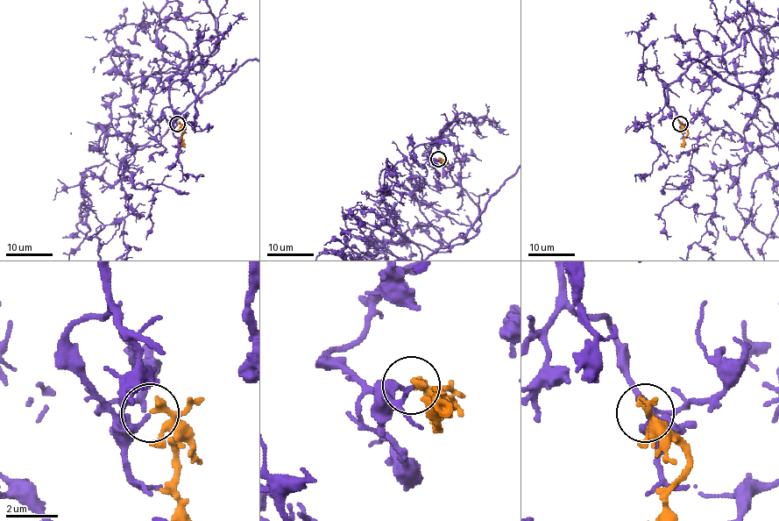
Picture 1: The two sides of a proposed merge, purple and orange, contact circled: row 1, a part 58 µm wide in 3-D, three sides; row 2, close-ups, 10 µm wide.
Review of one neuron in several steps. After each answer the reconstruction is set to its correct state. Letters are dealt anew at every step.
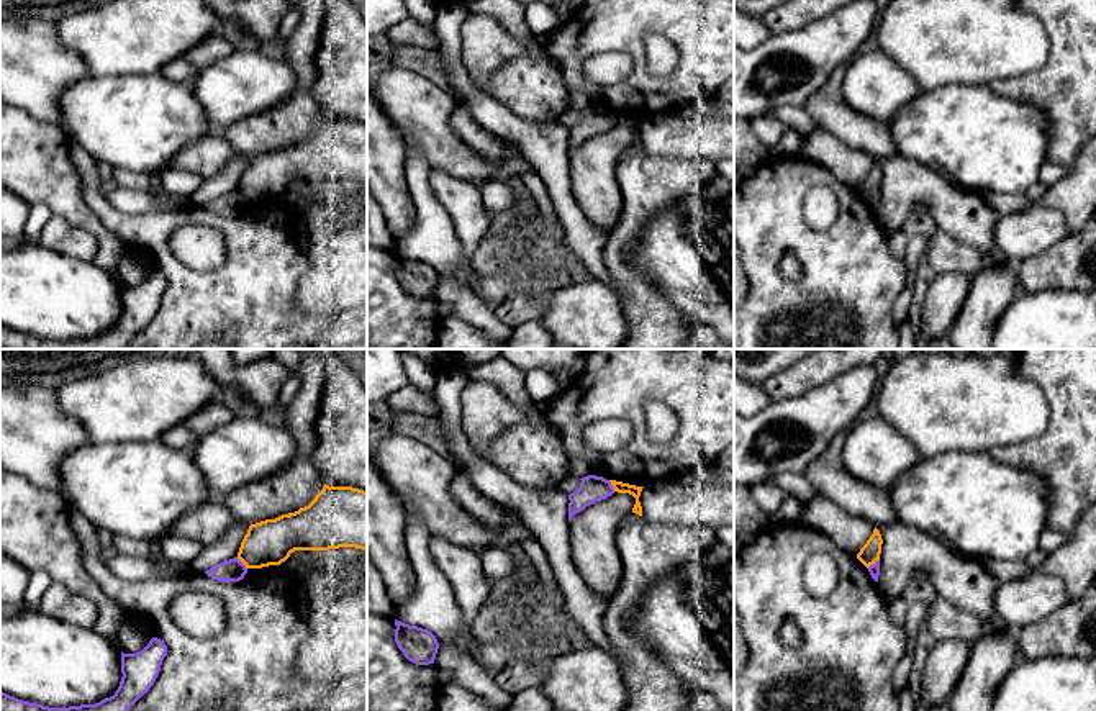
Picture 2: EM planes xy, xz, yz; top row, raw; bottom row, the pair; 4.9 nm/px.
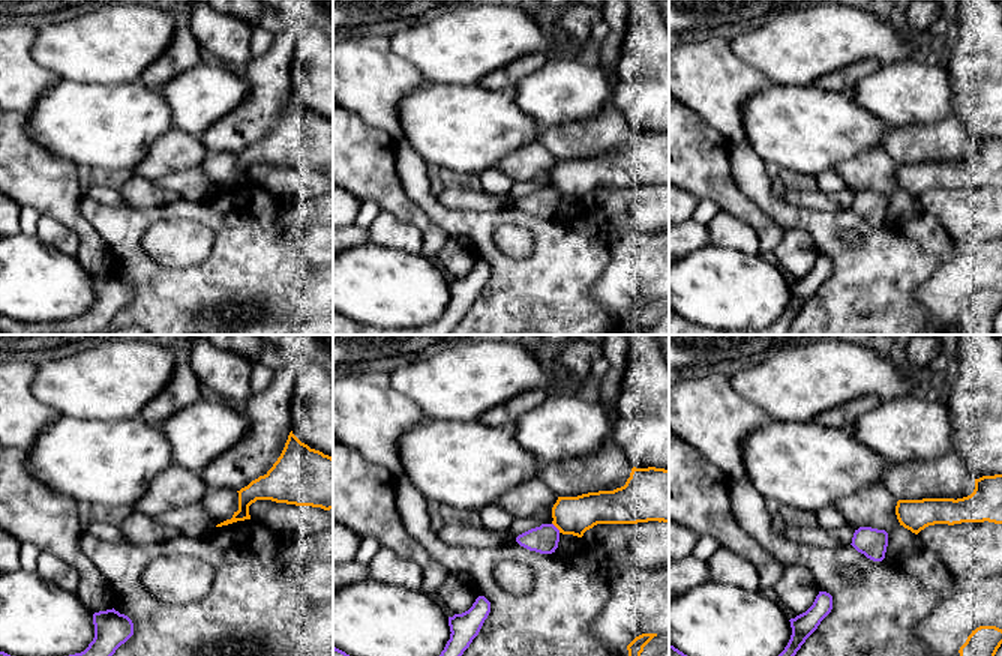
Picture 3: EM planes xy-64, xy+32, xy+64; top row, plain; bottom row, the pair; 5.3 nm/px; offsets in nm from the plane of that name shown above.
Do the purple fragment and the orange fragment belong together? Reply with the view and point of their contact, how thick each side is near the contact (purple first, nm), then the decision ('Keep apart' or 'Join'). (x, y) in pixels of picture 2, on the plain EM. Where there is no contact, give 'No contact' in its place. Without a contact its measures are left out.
Touches purple at xy (243, 197). Thickness 110 nm (purple) against 220 nm. Keep apart

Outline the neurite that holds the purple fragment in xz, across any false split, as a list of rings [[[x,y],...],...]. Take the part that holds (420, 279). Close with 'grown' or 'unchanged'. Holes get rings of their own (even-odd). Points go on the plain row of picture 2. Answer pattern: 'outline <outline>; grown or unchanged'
outline [[[396,252],[395,259],[395,275],[410,295],[416,298],[434,297],[439,275],[431,264]]]; unchanged

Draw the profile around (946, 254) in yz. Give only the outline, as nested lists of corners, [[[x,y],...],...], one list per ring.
[[[942,229],[929,238],[926,254],[935,275],[962,272],[971,279],[993,264],[988,254],[957,241]]]

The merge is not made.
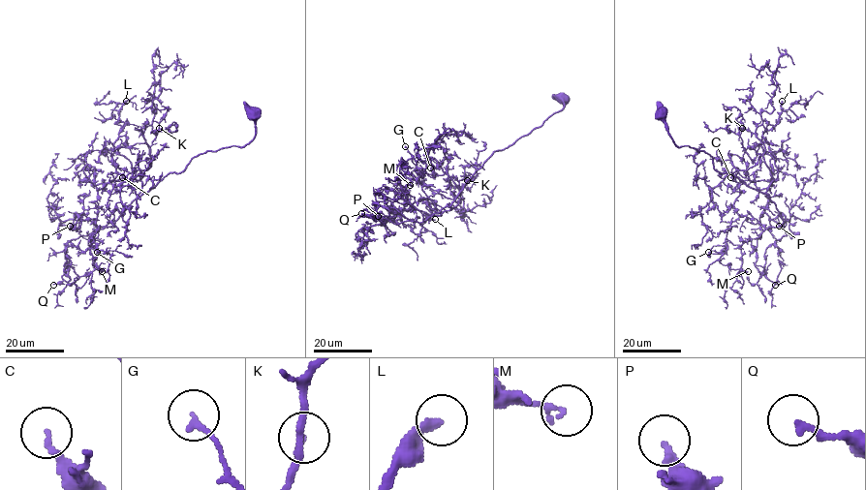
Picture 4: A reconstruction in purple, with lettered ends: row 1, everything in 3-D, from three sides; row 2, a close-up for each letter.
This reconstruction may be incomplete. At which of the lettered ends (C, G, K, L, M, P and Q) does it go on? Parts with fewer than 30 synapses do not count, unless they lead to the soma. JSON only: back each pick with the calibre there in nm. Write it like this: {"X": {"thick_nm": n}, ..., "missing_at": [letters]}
{"L": {"thick_nm": 240}, "missing_at": ["L"]}

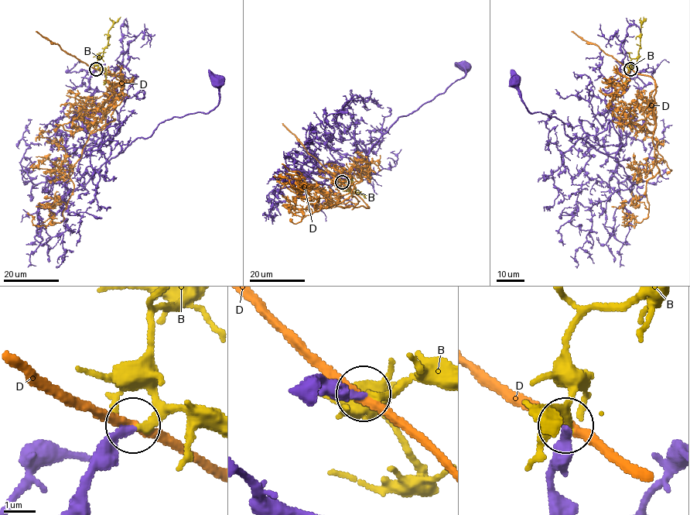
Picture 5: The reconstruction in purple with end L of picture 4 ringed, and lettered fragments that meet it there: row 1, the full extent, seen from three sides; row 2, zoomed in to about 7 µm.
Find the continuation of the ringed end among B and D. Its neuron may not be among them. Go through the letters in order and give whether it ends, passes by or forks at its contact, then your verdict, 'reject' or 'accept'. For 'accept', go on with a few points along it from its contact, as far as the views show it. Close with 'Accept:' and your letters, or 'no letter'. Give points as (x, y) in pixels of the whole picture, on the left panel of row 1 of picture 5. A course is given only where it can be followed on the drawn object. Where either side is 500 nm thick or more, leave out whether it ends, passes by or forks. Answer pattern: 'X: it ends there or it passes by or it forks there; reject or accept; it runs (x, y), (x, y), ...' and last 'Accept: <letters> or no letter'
B: it passes by; accept; it runs (96, 69), (97, 59), (107, 45), (107, 31), (121, 17)
D: it passes by; reject
Accept: B

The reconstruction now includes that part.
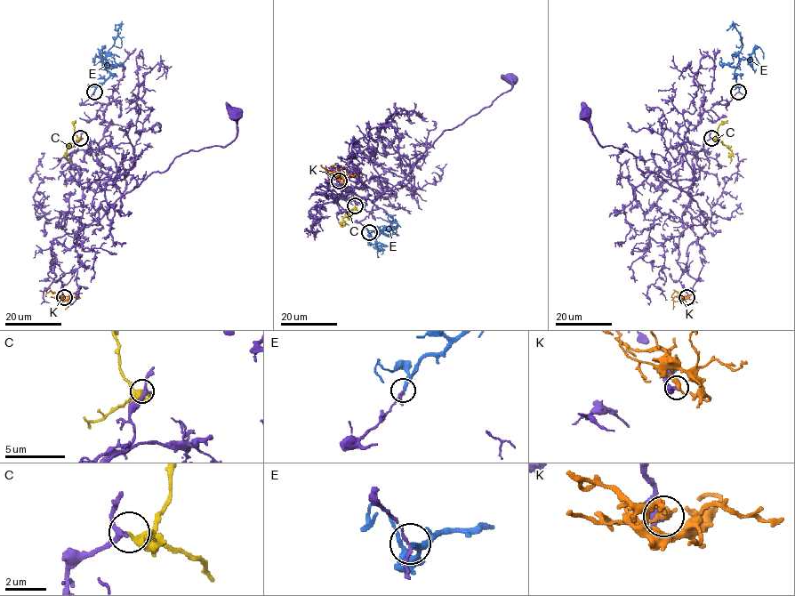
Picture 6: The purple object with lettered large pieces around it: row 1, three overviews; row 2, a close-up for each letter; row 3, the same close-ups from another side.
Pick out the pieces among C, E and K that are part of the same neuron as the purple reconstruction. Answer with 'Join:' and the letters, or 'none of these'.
Join: C

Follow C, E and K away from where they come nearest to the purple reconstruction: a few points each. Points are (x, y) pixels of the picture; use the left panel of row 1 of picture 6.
C: (79, 138), (68, 145), (66, 157), (70, 164)
E: (93, 92), (110, 74), (105, 54), (115, 43), (118, 25), (114, 29)
K: (64, 297), (61, 299), (51, 291), (46, 296)

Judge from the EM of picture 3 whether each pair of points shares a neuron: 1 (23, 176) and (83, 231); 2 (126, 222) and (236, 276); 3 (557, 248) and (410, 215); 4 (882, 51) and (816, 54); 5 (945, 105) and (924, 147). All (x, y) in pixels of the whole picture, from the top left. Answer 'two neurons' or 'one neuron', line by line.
1: one neuron
2: one neuron
3: two neurons
4: one neuron
5: two neurons

